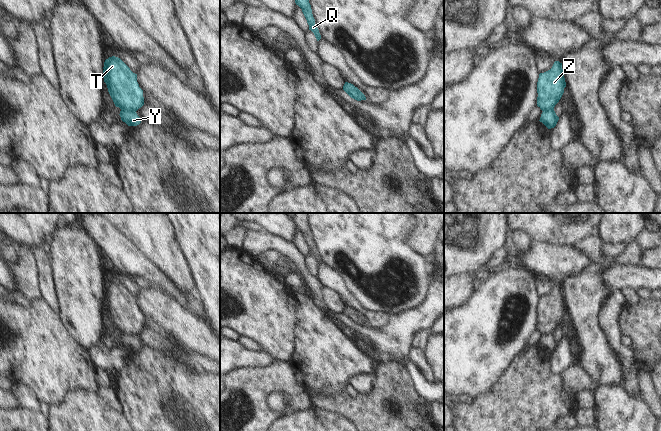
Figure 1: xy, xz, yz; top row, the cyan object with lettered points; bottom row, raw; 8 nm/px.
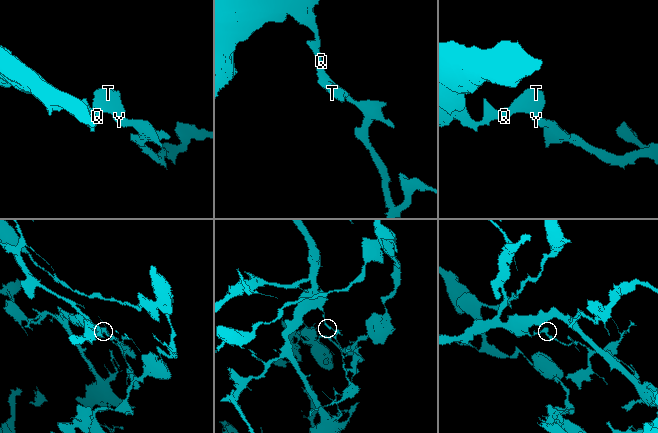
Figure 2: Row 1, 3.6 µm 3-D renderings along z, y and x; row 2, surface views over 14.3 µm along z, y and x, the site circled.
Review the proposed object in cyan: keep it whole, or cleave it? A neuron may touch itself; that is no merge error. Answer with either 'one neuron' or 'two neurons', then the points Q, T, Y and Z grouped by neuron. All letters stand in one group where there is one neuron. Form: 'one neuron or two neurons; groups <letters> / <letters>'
two neurons; groups Q T Z / Y

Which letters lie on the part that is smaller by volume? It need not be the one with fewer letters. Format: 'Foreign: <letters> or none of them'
Foreign: Y

